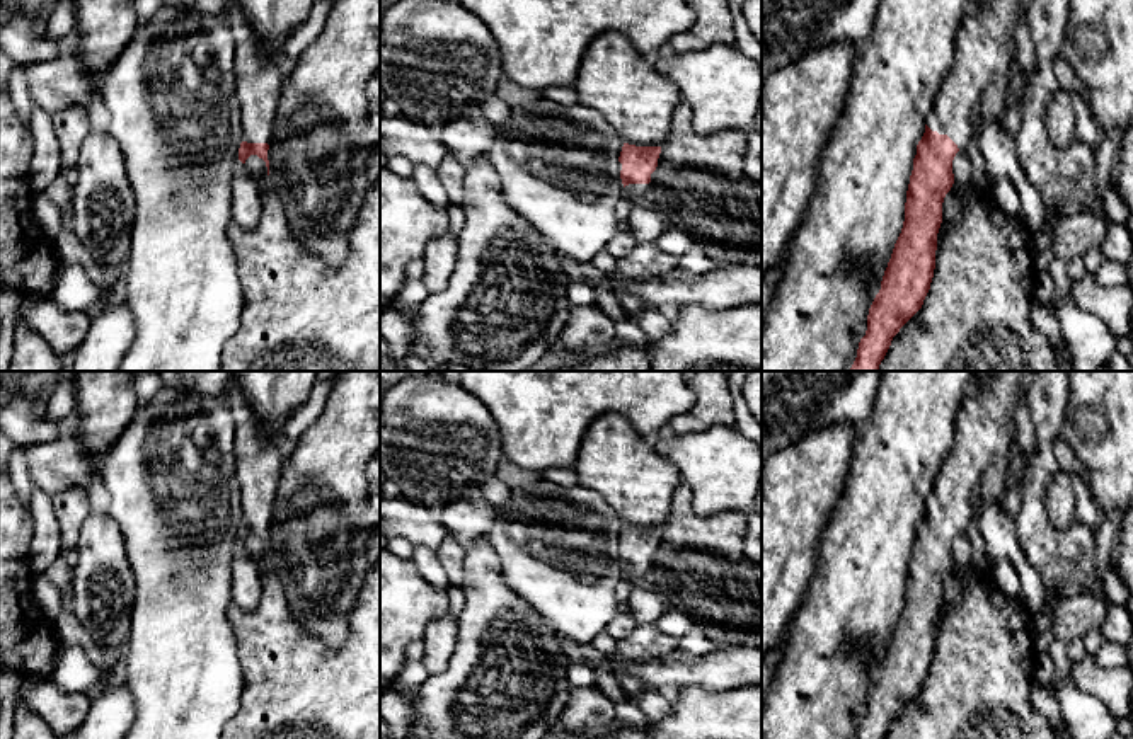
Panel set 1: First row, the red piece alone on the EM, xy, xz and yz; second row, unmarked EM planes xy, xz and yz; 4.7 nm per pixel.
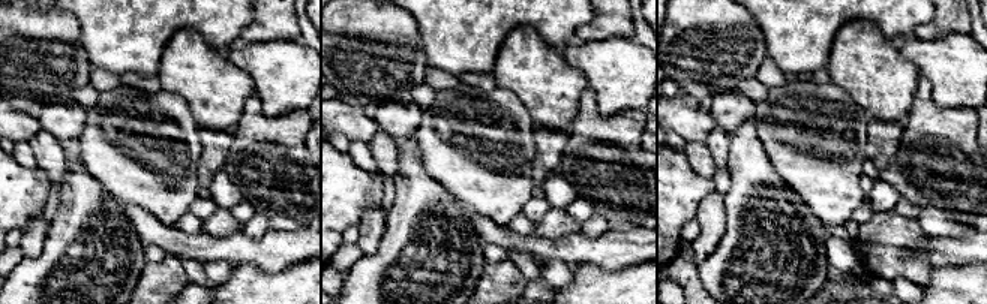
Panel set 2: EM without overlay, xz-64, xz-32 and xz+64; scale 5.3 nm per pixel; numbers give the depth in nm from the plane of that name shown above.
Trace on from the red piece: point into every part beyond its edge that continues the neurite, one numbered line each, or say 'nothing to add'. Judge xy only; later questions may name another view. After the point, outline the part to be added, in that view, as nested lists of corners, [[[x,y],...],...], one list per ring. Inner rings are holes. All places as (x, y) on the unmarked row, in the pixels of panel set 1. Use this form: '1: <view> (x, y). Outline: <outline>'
1: xy (259, 460). Outline: [[[232,378],[225,398],[235,426],[233,450],[244,523],[269,526],[286,453],[276,441],[262,436],[259,417]]]

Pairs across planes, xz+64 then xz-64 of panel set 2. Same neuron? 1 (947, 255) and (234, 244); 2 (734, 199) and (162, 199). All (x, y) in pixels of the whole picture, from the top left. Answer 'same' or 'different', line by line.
1: same
2: different

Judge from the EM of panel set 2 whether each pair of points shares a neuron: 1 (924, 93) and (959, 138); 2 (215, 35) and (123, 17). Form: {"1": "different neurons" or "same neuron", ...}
{"1": "same neuron", "2": "same neuron"}

